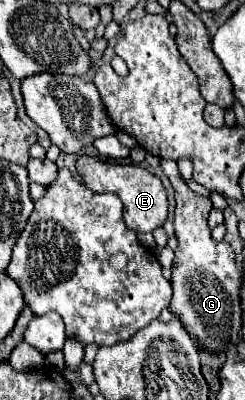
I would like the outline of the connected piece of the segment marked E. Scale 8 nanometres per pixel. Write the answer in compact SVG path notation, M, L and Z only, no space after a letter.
M82 155L76 161L76 171L84 179L84 185L90 187L96 193L114 193L124 203L124 223L128 229L136 233L150 233L156 227L160 227L166 221L168 215L168 199L166 191L162 187L162 181L152 175L150 171L138 167L138 165L120 165L120 163L108 163L100 161L98 157Z

